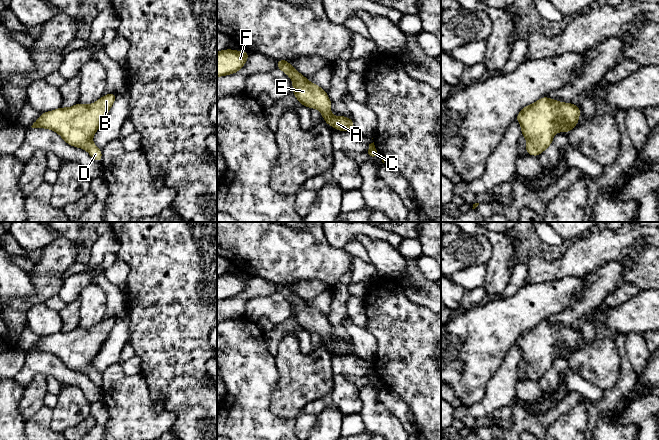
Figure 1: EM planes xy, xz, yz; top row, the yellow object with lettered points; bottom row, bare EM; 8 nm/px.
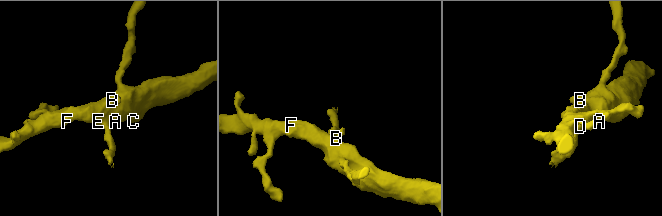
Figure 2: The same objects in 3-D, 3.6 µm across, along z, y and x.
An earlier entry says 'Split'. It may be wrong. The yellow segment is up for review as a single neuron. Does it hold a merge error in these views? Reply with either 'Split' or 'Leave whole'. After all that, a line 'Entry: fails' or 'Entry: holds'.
Leave whole
Entry: fails

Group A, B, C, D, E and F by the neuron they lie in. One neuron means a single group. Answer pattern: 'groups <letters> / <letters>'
groups A B C D E F

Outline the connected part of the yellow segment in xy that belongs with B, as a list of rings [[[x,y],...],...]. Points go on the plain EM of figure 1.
[[[113,316],[103,319],[91,329],[76,327],[69,332],[60,331],[44,336],[31,351],[55,355],[64,366],[73,371],[85,373],[94,384],[101,387],[102,374],[92,366],[92,362],[115,324],[116,318]]]

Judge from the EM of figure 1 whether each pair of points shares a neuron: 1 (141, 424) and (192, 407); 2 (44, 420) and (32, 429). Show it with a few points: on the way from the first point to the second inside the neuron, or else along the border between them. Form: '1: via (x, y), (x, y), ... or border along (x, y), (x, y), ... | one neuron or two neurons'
1: border along (165, 408), (170, 410), (176, 418), (171, 429) | two neurons
2: via (41, 422), (35, 428) | one neuron

